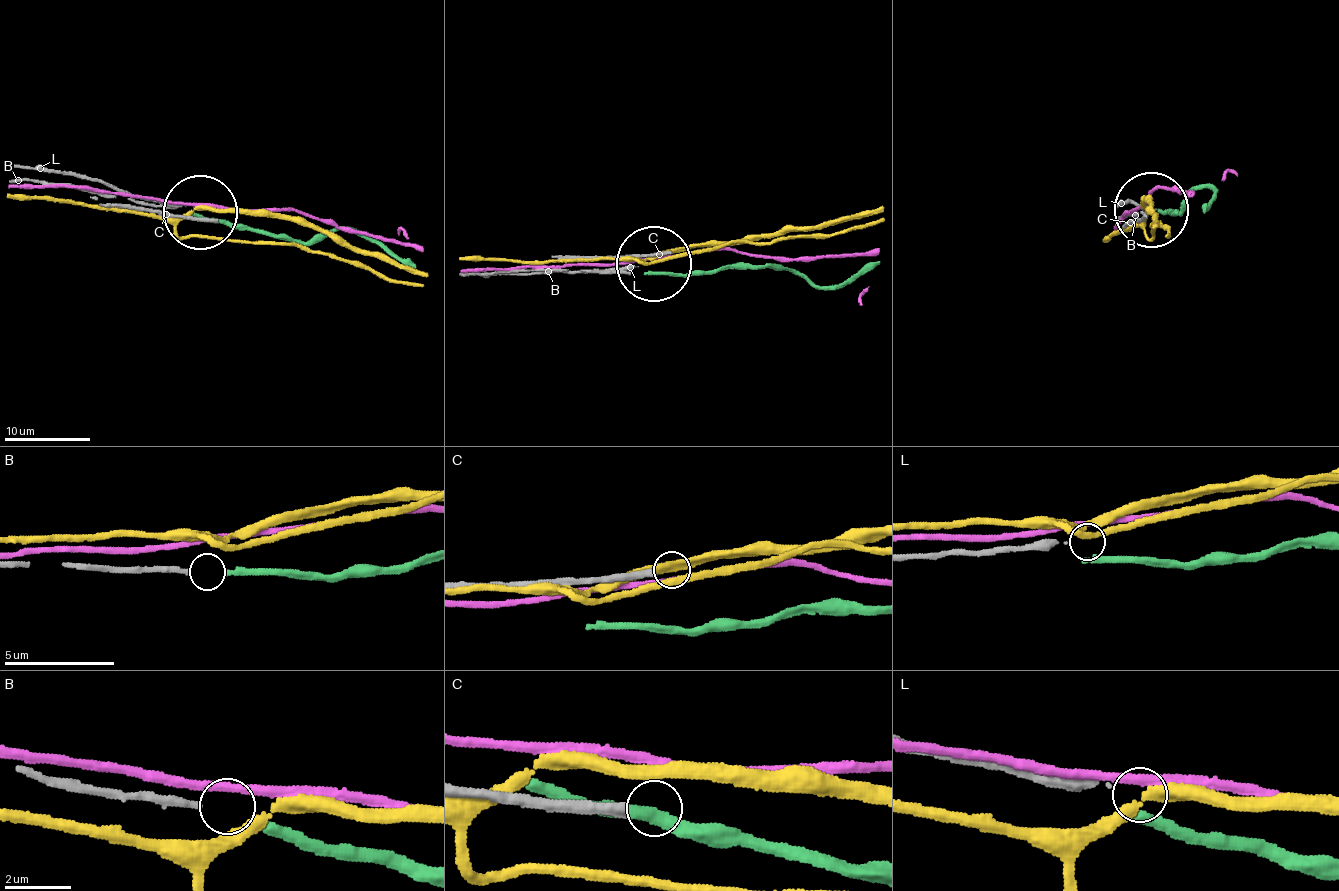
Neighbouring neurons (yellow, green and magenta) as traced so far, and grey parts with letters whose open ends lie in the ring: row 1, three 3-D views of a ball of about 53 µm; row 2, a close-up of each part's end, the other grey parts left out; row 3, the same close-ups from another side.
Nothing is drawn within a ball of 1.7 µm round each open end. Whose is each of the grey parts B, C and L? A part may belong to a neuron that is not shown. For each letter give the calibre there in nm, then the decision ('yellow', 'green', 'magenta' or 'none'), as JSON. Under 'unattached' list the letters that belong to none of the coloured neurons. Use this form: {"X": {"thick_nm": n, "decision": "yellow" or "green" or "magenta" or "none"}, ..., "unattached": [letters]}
{"B": {"thick_nm": 240, "decision": "none"}, "C": {"thick_nm": 320, "decision": "none"}, "L": {"thick_nm": 200, "decision": "none"}, "unattached": ["B", "C", "L"]}

